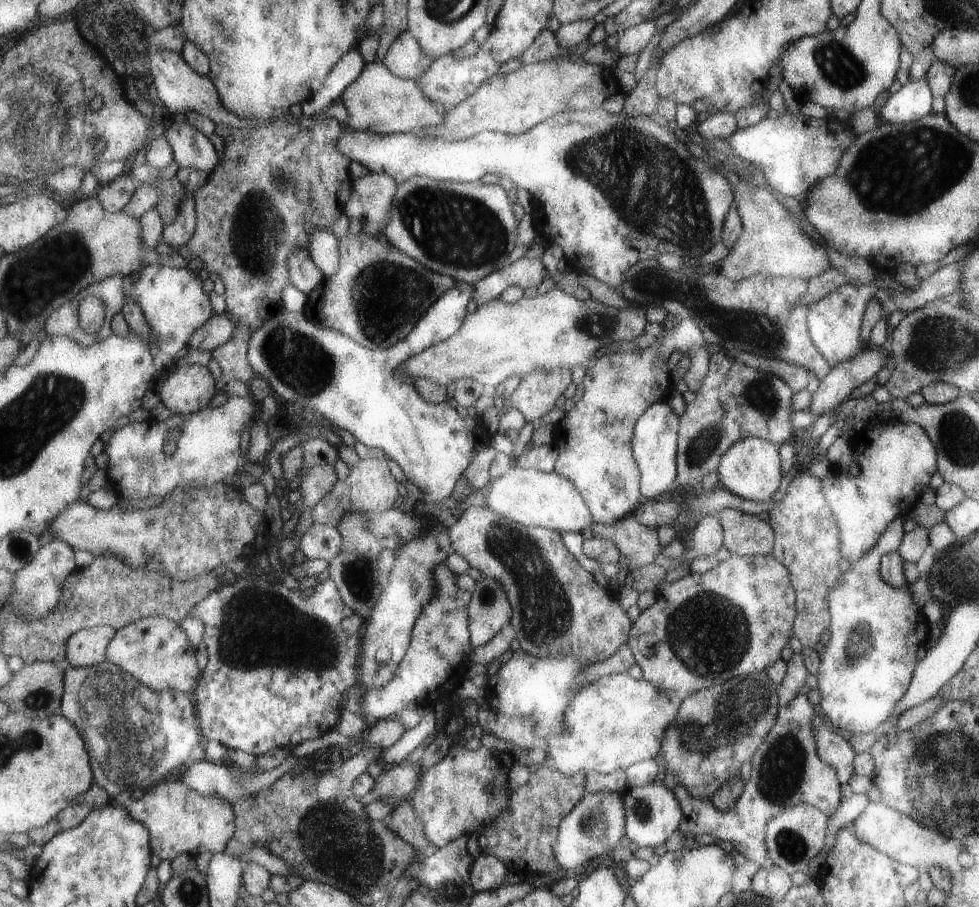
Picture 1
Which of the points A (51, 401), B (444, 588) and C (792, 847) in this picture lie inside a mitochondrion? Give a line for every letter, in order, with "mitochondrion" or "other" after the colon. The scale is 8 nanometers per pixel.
A: mitochondrion
B: other
C: mitochondrion

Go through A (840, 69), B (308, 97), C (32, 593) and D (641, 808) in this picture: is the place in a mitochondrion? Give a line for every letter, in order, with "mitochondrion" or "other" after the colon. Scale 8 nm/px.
A: mitochondrion
B: other
C: mitochondrion
D: mitochondrion

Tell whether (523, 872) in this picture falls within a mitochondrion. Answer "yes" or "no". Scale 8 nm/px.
no

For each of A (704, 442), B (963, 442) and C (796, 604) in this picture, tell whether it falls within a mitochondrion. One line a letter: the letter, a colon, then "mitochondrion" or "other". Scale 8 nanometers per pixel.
A: mitochondrion
B: mitochondrion
C: other

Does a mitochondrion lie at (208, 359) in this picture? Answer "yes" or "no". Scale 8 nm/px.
no

